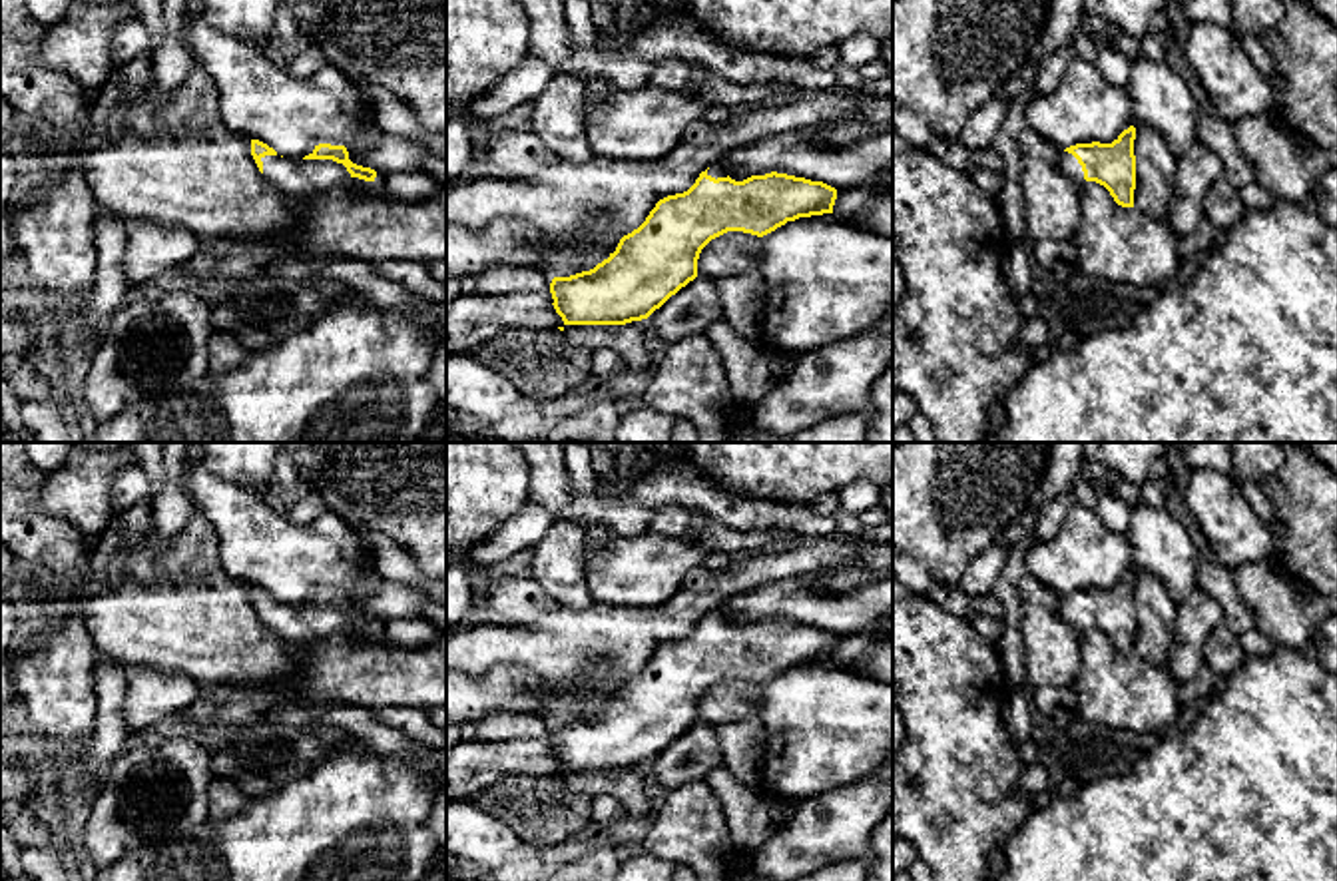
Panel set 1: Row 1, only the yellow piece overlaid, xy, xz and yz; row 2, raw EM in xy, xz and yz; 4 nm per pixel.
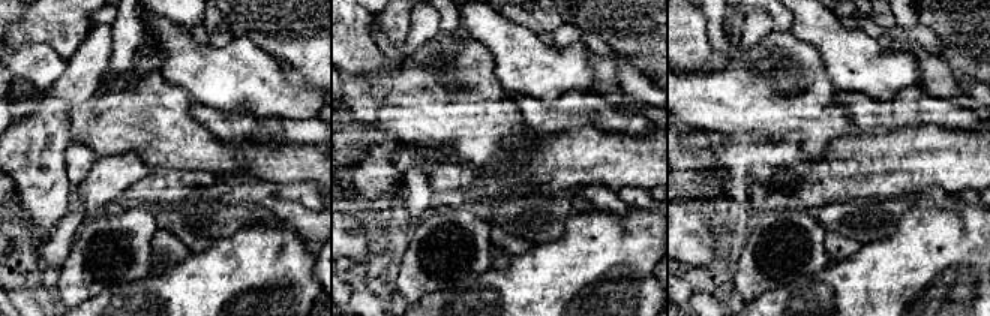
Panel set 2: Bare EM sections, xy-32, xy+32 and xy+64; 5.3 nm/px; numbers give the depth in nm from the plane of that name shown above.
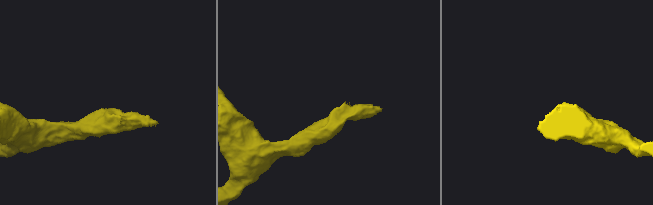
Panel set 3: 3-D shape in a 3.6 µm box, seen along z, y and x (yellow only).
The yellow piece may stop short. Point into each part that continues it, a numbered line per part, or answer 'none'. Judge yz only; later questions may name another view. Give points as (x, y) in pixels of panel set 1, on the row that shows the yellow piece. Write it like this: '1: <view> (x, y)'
1: yz (1069, 164)

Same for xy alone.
1: xy (297, 178)

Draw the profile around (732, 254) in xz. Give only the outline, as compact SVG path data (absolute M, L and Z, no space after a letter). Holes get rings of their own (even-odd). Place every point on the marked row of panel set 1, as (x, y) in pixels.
M727 231L711 239L699 253L697 275L705 279L737 277L761 267L763 237Z

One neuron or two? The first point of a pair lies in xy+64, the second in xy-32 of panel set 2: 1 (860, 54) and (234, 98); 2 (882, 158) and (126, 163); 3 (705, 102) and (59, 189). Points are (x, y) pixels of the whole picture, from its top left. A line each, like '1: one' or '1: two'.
1: one
2: two
3: two

